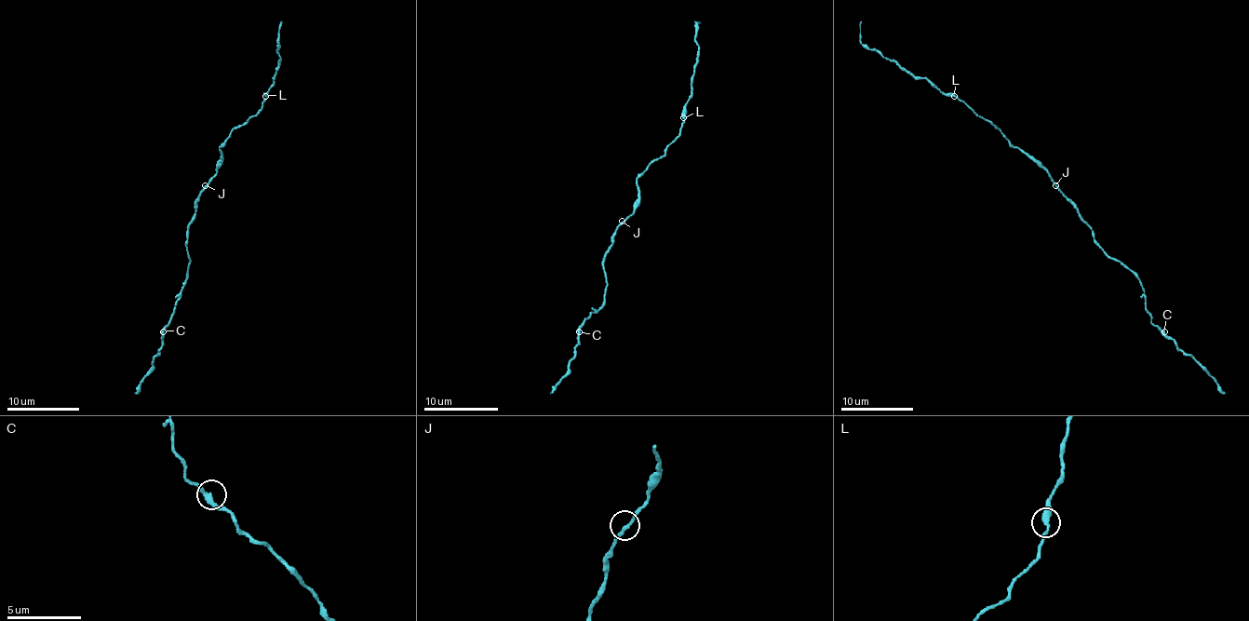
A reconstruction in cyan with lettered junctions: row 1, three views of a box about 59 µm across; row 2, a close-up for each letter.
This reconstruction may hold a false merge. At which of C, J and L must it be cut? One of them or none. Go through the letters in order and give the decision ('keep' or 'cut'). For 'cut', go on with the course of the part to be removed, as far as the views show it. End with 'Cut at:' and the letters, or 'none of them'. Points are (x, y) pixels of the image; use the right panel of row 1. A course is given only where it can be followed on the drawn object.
C: keep
J: keep
L: keep
Cut at: none of them

